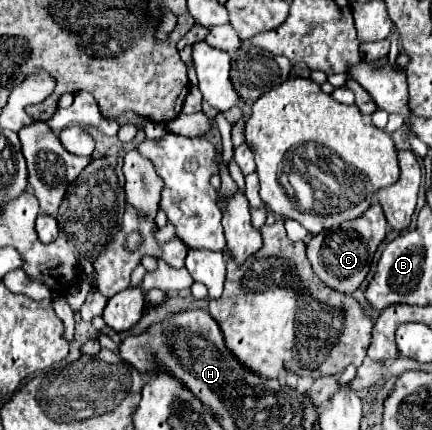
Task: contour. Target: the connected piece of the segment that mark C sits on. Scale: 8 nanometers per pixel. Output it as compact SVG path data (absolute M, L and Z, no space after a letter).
M374 203L358 219L346 221L346 223L338 225L334 231L328 229L328 231L314 235L308 241L308 261L314 269L314 273L320 277L322 283L332 287L334 291L354 293L370 271L372 257L374 257L378 245L382 243L382 239L386 237L386 227L388 227L388 223L384 219L382 207L378 203Z

